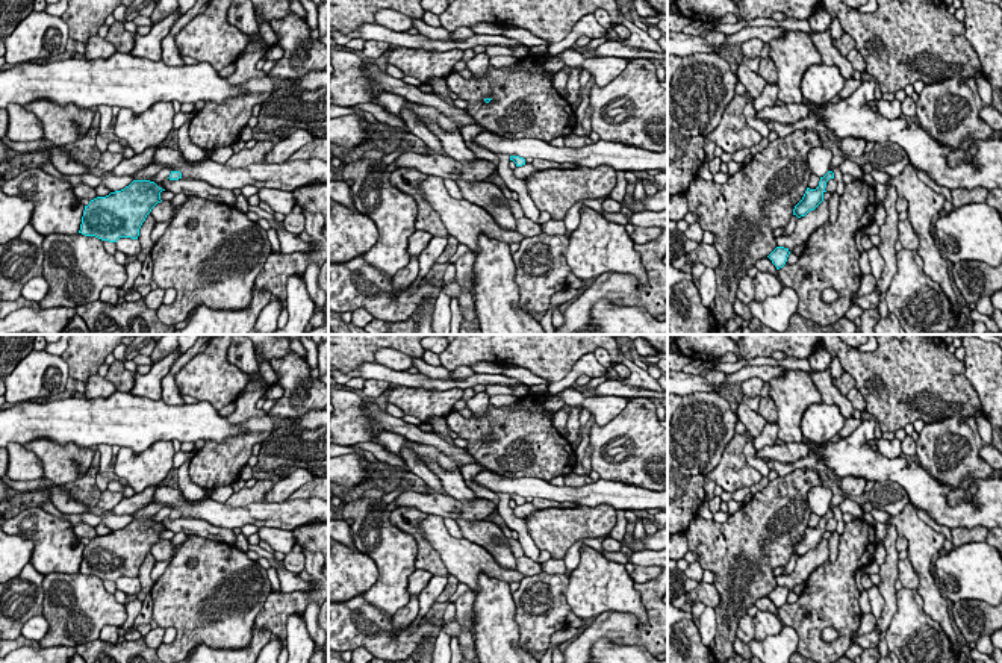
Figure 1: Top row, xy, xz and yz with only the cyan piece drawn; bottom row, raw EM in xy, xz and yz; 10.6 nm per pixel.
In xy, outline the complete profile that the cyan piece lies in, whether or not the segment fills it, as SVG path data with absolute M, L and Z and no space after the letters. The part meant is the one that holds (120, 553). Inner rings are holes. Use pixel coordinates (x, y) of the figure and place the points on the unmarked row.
M133 519L121 530L97 536L85 545L79 572L101 580L138 578L139 568L165 530L150 519Z

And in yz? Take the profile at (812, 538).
M828 510L823 516L820 516L819 525L816 528L807 527L802 539L795 545L793 554L801 557L805 556L810 549L814 549L823 540L826 521L829 518L834 518L832 510Z

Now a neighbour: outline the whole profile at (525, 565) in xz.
M522 556L516 559L518 571L524 574L525 577L533 577L542 572L542 566L539 562L534 562L533 559Z

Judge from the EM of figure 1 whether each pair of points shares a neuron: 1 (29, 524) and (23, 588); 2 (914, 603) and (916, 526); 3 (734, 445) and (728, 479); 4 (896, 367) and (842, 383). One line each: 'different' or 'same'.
1: different
2: different
3: same
4: different

